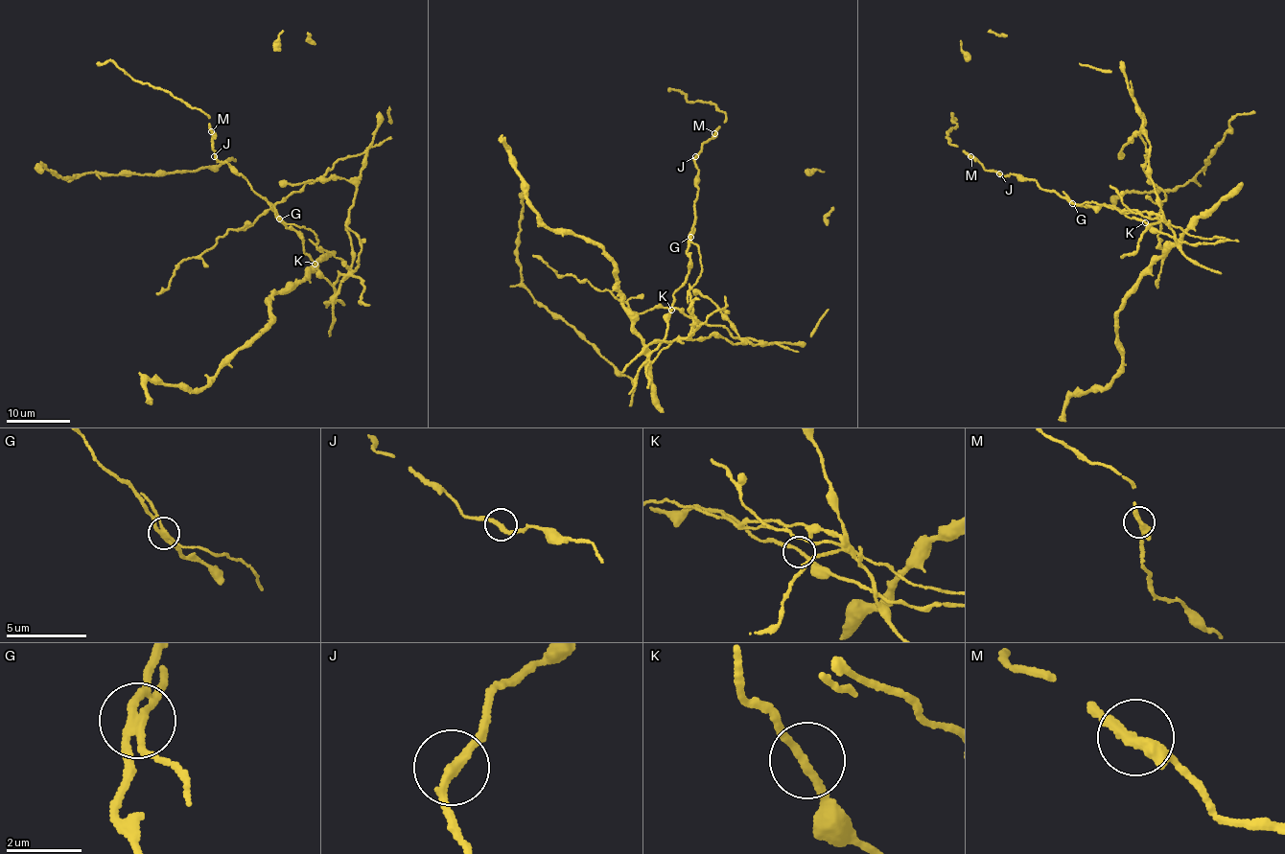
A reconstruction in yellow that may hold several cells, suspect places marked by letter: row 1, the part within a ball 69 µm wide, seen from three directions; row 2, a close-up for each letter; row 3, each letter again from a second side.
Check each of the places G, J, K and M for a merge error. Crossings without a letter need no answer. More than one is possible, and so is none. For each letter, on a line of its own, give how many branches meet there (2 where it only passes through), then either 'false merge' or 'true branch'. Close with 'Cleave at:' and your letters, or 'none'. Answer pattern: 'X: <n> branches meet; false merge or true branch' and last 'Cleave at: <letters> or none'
G: 2 branches meet; false merge
J: 2 branches meet; true branch
K: 2 branches meet; true branch
M: 3 branches meet; true branch
Cleave at: G

